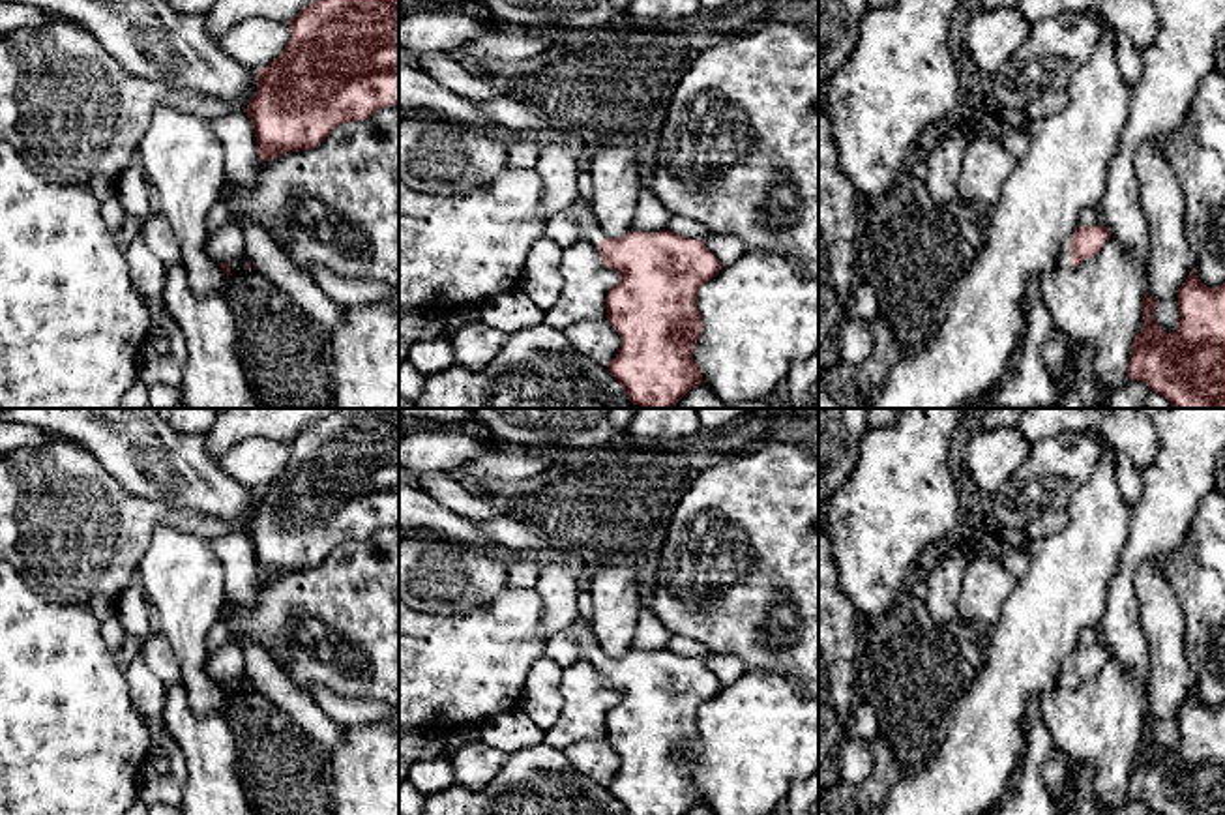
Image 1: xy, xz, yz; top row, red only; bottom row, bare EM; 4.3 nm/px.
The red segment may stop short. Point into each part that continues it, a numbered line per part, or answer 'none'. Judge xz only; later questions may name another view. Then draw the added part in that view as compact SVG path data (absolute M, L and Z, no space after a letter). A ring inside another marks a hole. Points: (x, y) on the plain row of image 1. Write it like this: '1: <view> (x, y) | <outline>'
1: xz (587, 645) | M579 615L568 630L575 639L581 659L588 659L596 665L605 659L605 654L599 648L592 624L588 620Z

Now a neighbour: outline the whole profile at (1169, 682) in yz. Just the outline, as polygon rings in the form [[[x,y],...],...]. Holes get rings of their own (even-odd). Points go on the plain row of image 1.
[[[1154,562],[1139,568],[1135,588],[1148,641],[1146,714],[1156,719],[1156,742],[1173,753],[1180,740],[1178,710],[1193,686],[1186,658],[1186,618],[1165,571]]]

